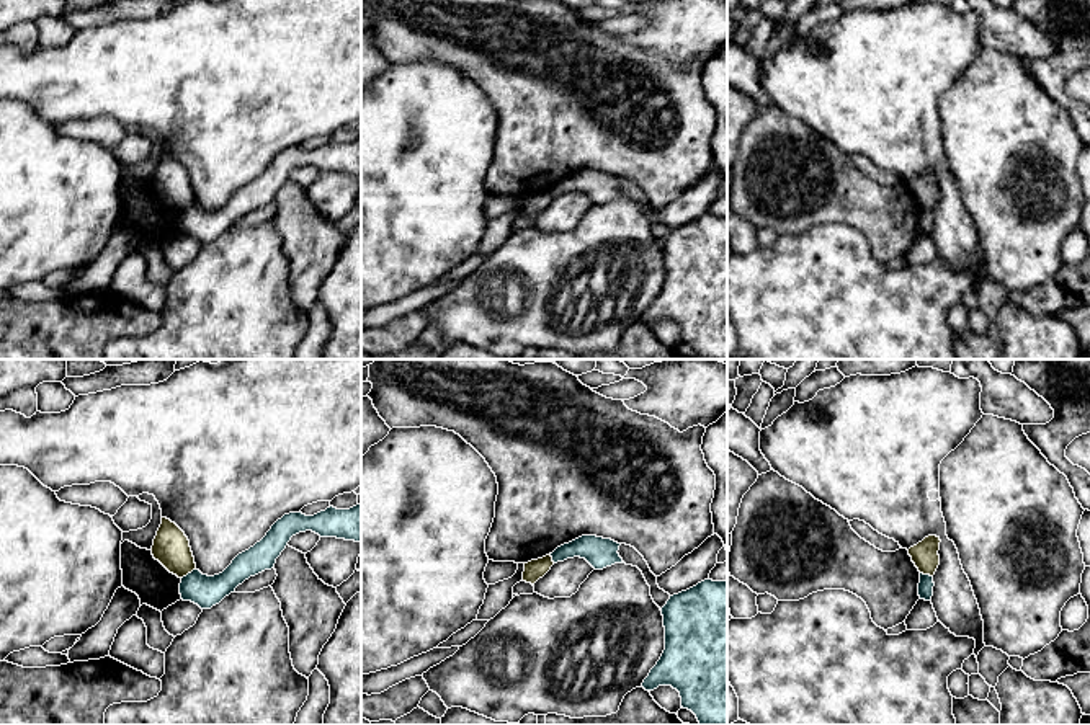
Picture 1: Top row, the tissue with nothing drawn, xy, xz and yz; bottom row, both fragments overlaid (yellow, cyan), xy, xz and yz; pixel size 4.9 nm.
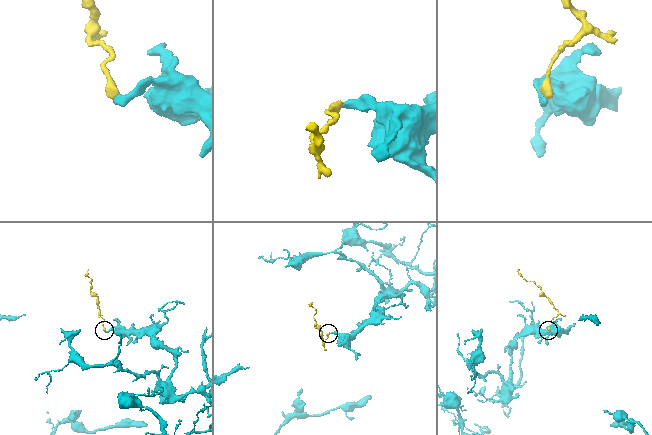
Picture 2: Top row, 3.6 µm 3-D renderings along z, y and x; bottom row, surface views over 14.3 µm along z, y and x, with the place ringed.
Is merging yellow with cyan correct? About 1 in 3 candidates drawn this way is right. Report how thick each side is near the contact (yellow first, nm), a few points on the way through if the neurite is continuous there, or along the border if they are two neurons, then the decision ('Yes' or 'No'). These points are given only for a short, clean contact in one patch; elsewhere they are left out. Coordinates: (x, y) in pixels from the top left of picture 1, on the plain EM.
Thickness 180 nm (yellow) against 160 nm. Boundary: xy (195, 203), (182, 213). No

